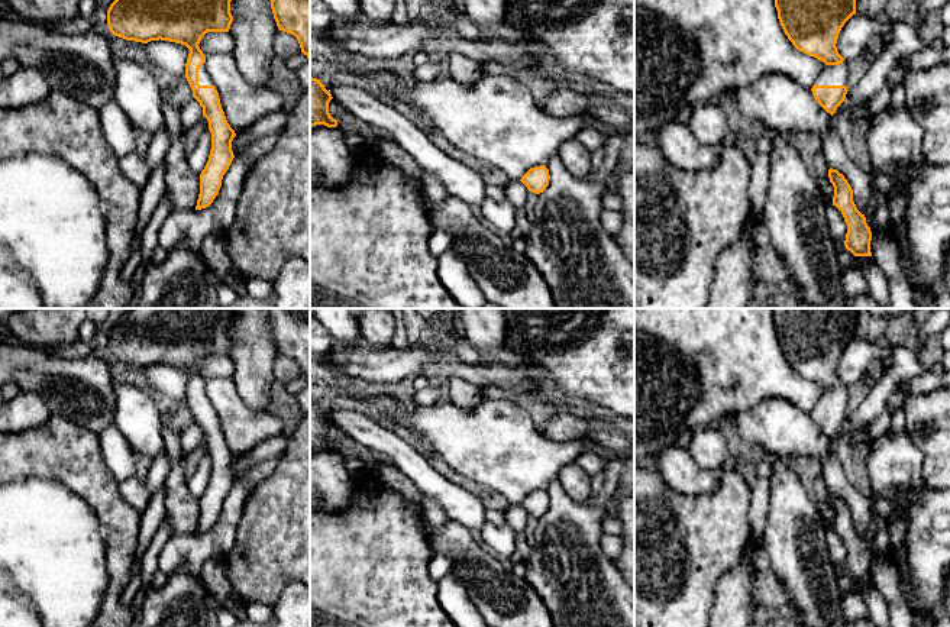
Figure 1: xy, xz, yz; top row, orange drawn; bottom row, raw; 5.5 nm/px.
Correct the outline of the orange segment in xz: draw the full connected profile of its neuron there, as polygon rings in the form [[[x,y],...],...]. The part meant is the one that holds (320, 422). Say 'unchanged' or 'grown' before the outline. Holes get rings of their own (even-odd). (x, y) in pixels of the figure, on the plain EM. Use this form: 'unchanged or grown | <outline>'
unchanged | [[[310,401],[310,453],[316,449],[336,452],[337,445],[329,437],[329,427],[333,423],[320,404]]]

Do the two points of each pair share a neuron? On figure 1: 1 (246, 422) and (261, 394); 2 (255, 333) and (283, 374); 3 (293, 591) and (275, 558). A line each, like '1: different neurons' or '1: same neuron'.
1: different neurons
2: different neurons
3: different neurons

